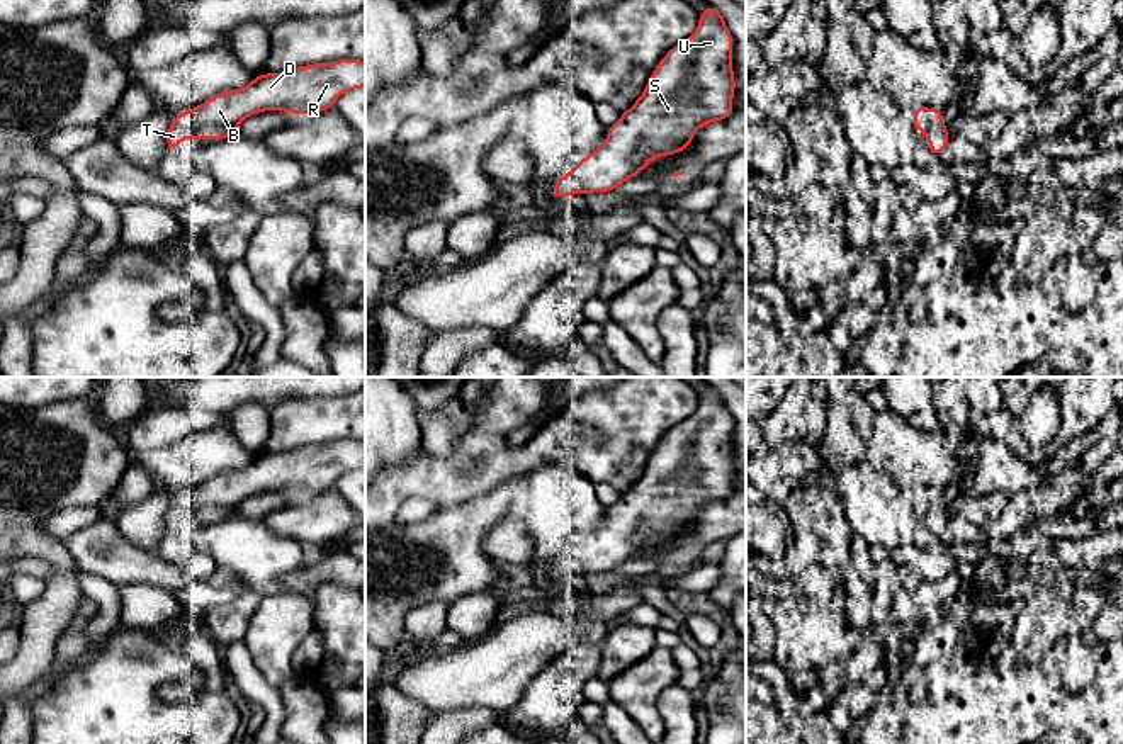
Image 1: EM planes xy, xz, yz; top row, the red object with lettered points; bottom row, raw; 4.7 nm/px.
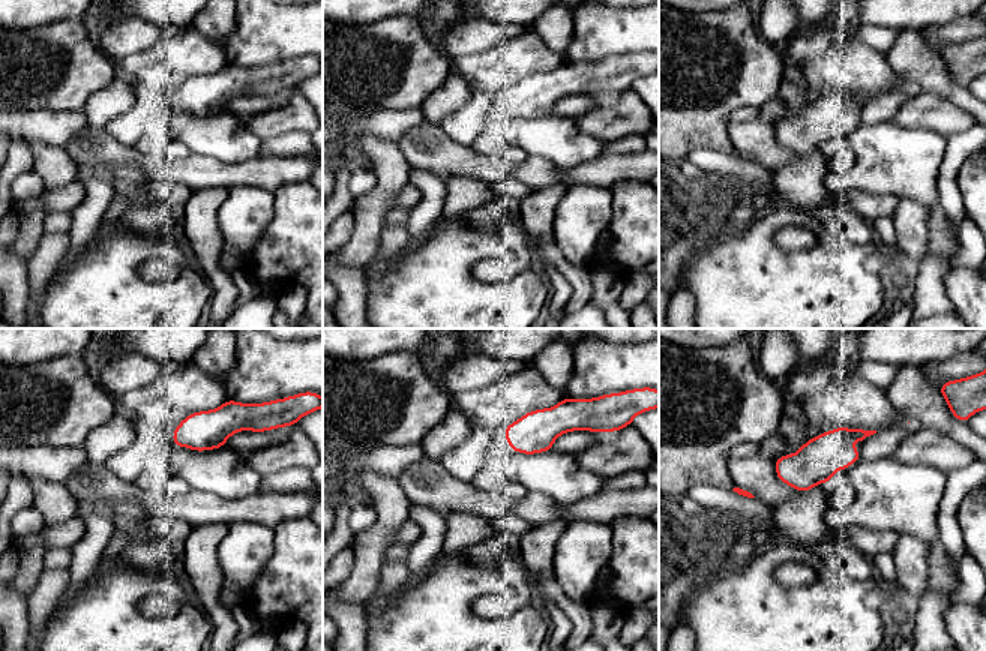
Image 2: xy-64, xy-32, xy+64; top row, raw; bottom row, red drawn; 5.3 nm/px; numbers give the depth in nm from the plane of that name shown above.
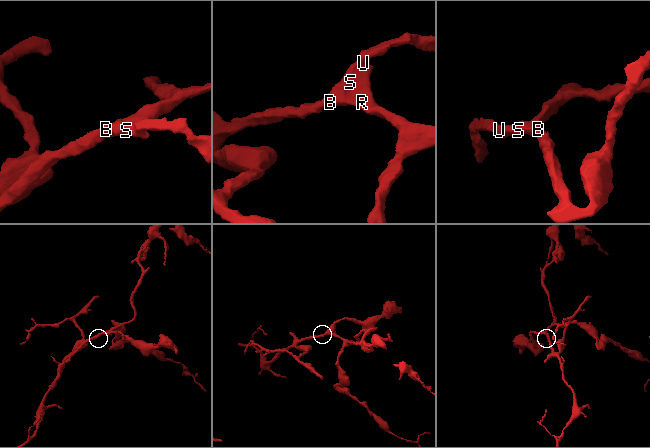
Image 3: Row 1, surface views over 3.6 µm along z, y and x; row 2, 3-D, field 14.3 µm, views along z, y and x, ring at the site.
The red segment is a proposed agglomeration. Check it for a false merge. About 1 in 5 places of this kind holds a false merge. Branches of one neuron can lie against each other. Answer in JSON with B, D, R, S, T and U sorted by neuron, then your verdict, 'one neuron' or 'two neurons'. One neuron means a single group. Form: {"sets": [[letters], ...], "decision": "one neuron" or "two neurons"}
{"sets": [["B", "D", "R", "S", "T", "U"]], "decision": "one neuron"}

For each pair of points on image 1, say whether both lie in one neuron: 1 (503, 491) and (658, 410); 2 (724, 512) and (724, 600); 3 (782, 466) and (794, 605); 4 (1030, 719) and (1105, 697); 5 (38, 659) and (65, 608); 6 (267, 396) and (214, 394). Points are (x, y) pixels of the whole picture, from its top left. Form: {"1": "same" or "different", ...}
{"1": "different", "2": "different", "3": "same", "4": "same", "5": "same", "6": "same"}

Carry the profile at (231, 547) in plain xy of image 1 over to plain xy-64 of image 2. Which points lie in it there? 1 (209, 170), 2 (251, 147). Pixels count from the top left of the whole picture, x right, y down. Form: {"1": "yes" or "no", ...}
{"1": "no", "2": "yes"}

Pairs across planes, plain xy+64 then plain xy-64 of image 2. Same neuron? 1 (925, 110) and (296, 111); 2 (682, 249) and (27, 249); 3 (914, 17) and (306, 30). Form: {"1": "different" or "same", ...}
{"1": "same", "2": "same", "3": "different"}

